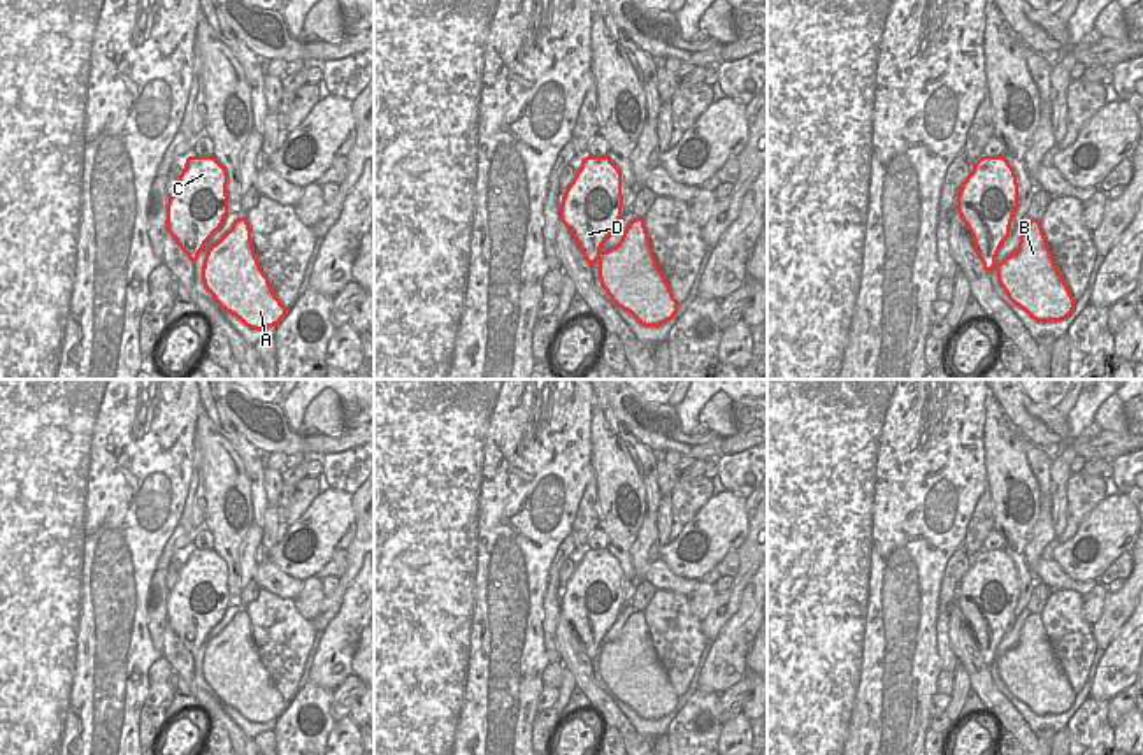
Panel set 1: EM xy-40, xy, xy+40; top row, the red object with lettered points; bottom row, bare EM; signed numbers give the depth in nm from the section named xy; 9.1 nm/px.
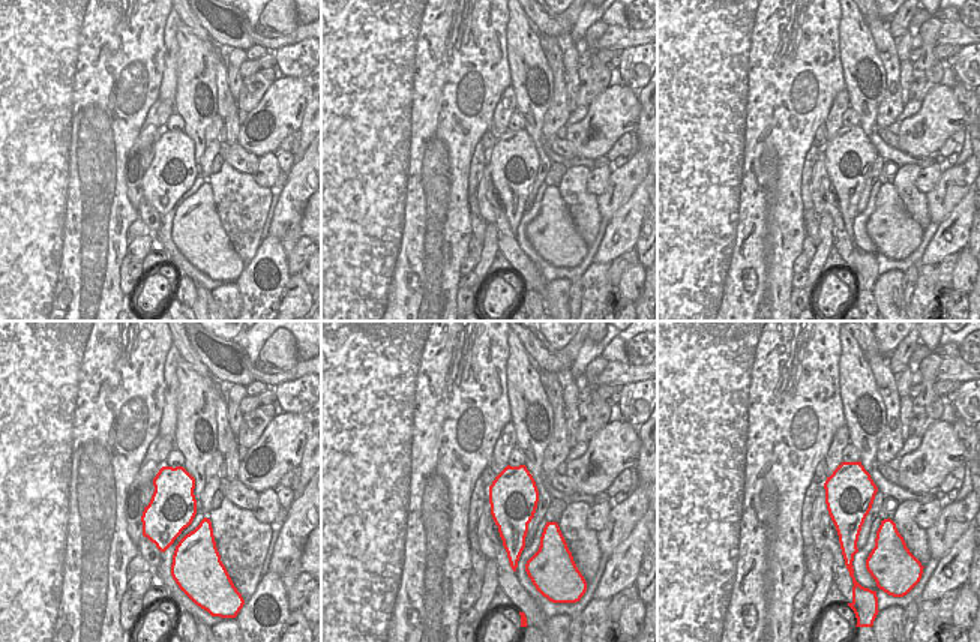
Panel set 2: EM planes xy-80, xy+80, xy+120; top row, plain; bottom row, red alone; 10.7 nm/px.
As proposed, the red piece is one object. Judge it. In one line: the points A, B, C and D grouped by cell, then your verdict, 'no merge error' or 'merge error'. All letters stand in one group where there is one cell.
A B C D; no merge error

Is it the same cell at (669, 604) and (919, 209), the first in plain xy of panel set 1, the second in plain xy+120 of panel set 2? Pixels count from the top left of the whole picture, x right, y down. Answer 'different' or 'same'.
same

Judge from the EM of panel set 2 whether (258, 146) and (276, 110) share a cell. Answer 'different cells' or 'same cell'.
same cell

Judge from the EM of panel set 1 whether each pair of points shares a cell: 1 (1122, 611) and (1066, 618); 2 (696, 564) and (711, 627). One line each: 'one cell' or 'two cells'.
1: two cells
2: two cells

